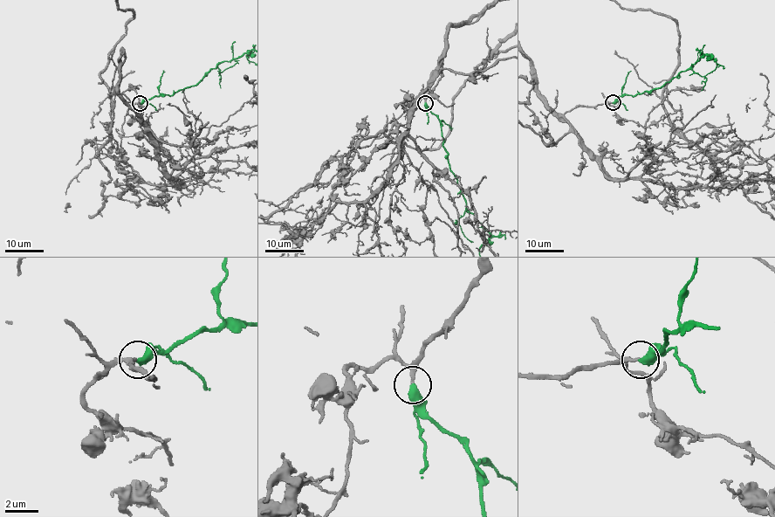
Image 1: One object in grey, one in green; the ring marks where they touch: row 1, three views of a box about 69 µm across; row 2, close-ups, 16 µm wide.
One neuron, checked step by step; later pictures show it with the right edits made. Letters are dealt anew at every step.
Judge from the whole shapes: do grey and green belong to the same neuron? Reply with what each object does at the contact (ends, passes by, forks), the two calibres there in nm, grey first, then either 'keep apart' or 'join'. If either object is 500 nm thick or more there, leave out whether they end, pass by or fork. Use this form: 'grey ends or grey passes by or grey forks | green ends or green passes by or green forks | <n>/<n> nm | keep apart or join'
grey passes by | green ends | 170/460 nm | join

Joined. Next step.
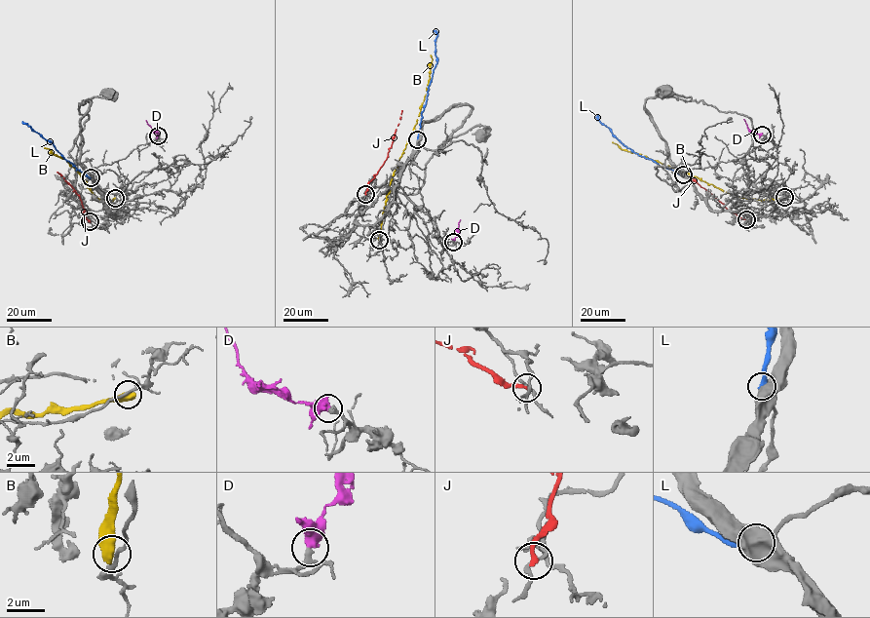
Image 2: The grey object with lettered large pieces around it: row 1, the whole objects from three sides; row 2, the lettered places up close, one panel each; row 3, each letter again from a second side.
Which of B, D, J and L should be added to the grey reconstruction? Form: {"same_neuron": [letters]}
{"same_neuron": ["D"]}

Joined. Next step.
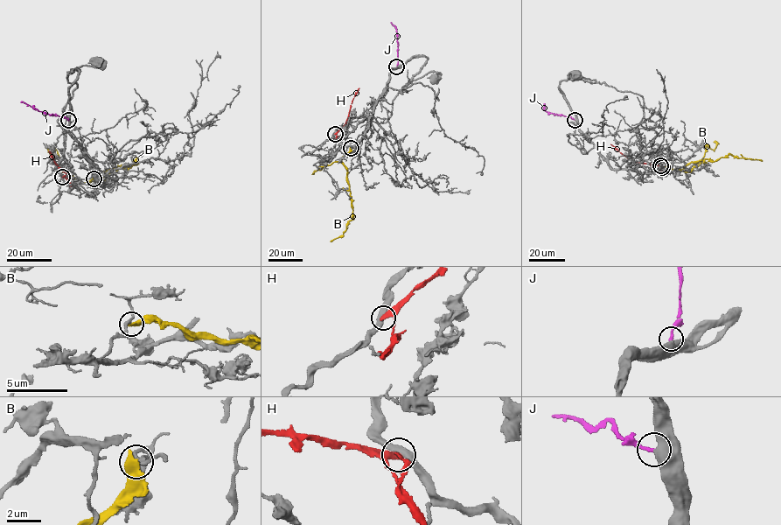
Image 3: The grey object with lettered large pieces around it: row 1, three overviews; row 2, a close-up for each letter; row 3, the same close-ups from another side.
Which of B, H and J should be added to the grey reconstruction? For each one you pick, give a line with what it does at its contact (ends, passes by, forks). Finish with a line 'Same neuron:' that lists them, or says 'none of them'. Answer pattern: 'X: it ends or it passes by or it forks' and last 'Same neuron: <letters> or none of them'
Same neuron: none of them

